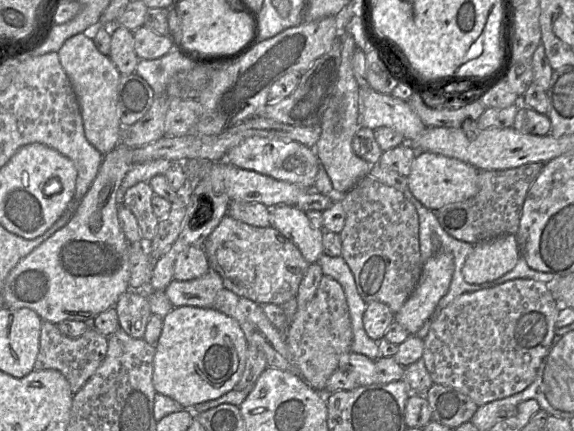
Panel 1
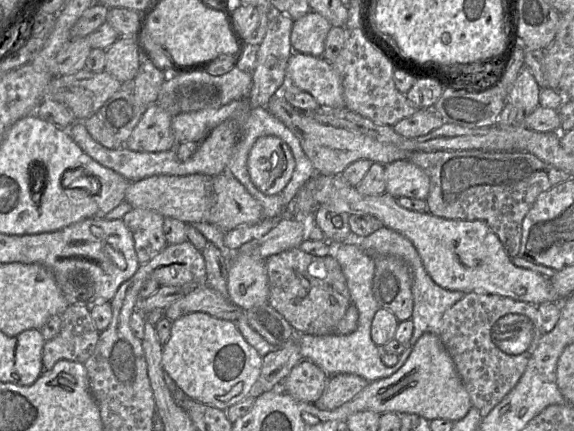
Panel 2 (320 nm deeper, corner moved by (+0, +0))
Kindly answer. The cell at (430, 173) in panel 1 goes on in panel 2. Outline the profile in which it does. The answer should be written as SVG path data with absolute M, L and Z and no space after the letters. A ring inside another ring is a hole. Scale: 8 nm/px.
M408 160L385 165L386 193L394 198L407 197L426 200L430 180L428 175Z

